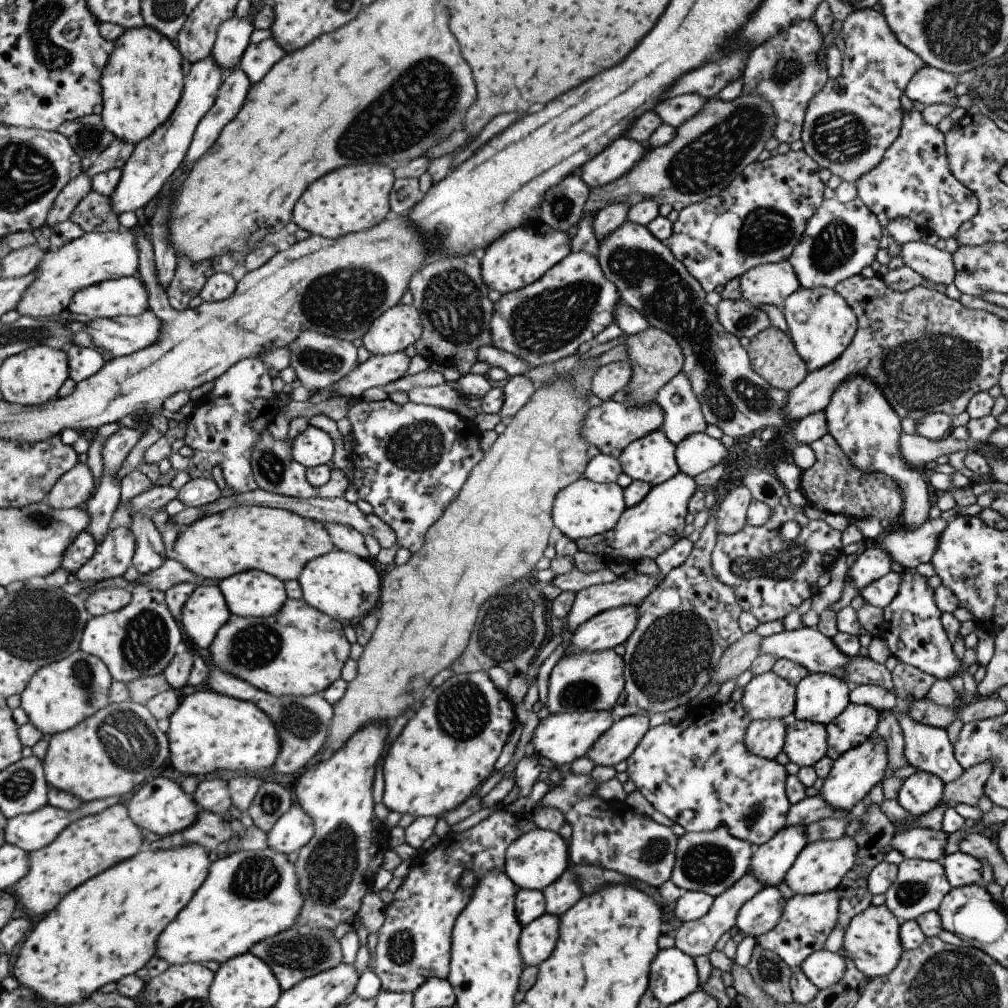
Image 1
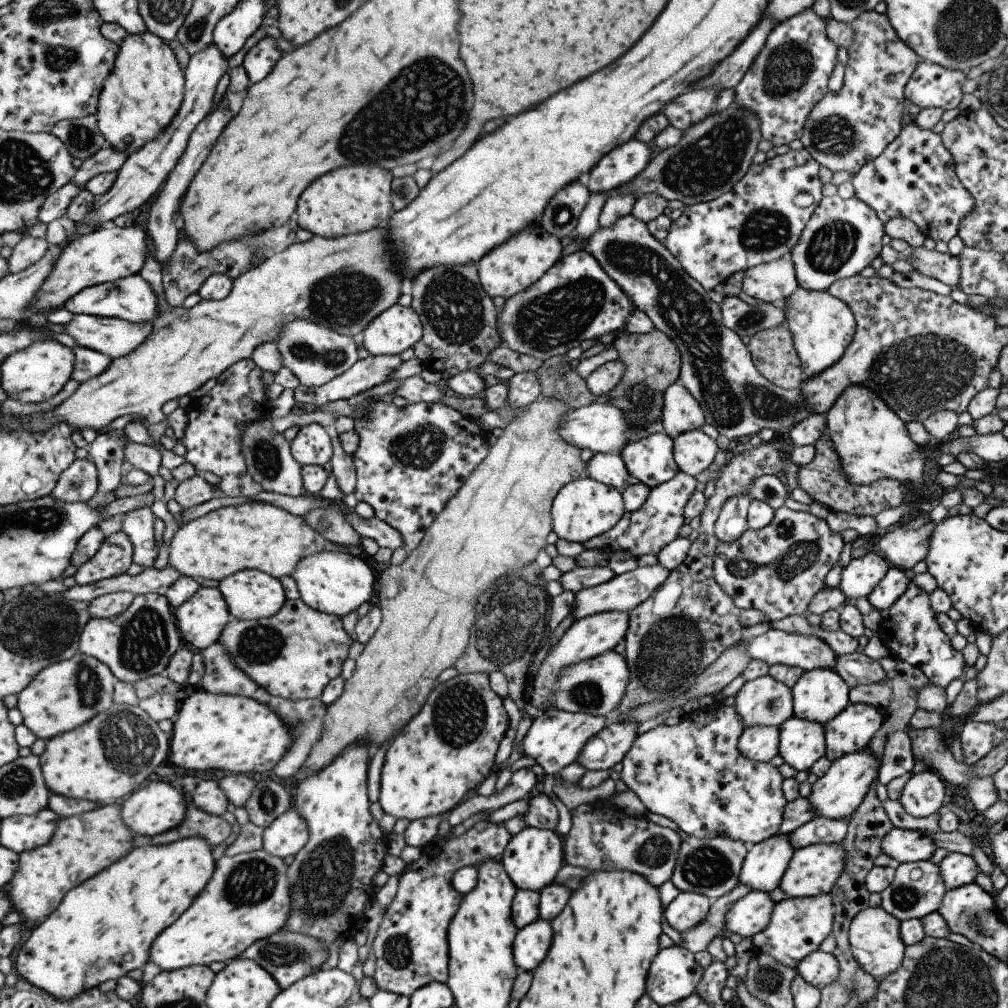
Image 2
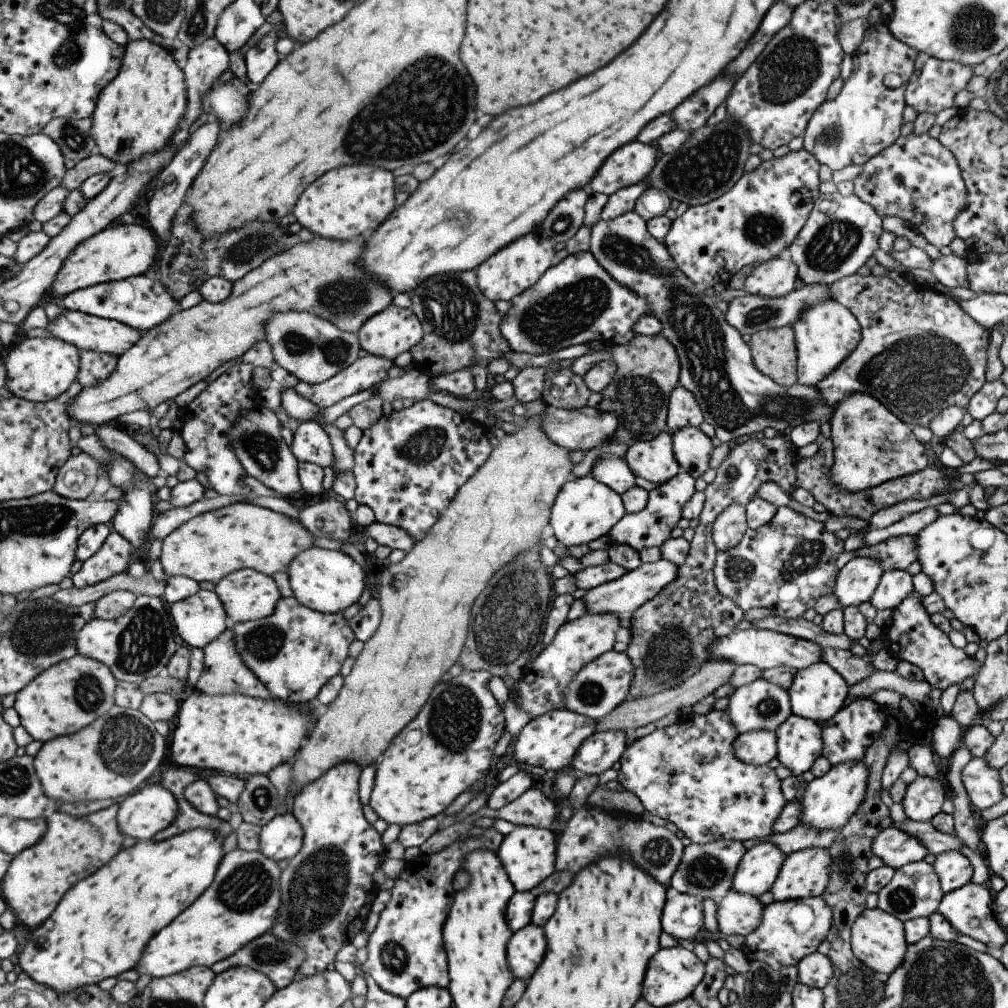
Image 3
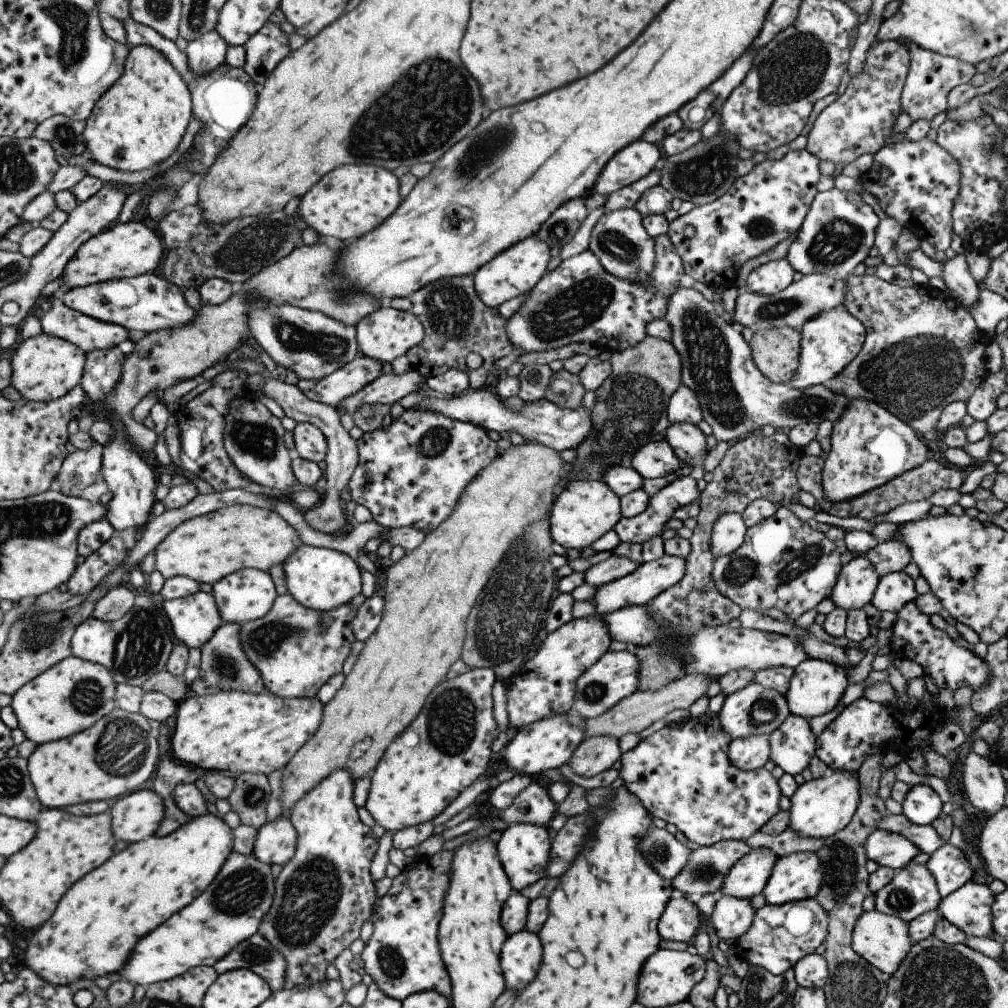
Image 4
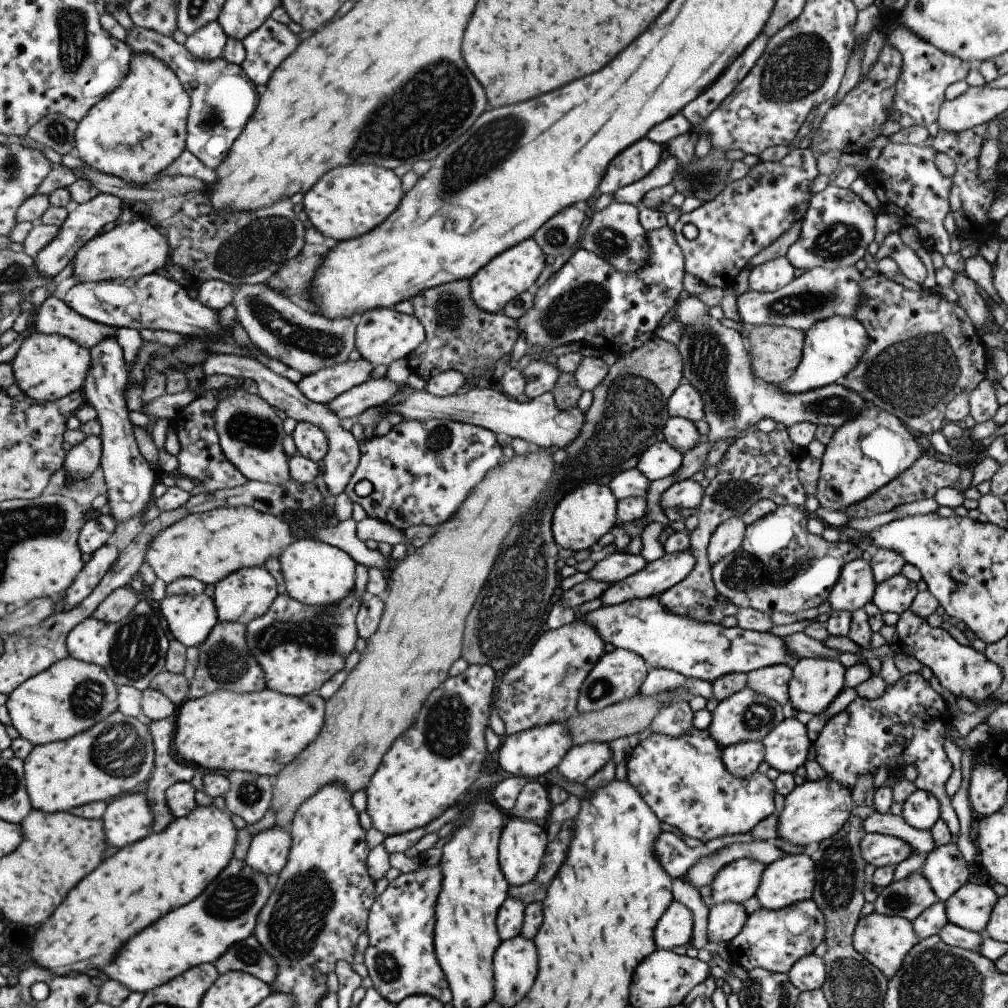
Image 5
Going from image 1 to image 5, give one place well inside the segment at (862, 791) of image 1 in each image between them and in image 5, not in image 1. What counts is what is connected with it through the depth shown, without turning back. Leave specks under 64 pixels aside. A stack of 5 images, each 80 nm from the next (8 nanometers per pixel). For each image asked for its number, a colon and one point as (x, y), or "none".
2: (836, 794)
3: (828, 801)
4: (820, 807)
5: (815, 810)

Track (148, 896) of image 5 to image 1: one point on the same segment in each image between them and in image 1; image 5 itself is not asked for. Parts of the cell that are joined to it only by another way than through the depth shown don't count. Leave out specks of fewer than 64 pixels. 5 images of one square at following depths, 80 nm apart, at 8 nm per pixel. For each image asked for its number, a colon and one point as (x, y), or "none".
1: (110, 928)
2: (104, 929)
3: (107, 920)
4: (97, 925)

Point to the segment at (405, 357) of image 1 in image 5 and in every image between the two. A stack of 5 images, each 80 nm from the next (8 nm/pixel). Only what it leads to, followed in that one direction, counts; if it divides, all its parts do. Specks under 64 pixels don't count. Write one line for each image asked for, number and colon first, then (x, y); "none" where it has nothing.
2: (374, 370)
3: (370, 371)
4: (351, 379)
5: (325, 386)

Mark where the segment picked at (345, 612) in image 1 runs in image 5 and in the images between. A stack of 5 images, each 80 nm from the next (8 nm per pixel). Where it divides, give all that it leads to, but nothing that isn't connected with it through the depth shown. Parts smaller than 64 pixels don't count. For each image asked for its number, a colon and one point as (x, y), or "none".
2: (333, 582)
3: (328, 580)
4: (324, 579)
5: (315, 573)

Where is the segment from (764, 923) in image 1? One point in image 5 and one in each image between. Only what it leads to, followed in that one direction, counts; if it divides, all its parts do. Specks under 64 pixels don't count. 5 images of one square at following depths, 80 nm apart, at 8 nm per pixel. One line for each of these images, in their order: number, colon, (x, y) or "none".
2: (749, 915)
3: (736, 913)
4: (731, 917)
5: (724, 920)

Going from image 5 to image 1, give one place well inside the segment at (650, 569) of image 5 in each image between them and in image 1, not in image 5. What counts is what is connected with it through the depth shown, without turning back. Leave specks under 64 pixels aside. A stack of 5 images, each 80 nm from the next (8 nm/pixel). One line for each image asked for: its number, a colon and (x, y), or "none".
1: (587, 602)
2: (623, 592)
3: (621, 596)
4: (638, 587)

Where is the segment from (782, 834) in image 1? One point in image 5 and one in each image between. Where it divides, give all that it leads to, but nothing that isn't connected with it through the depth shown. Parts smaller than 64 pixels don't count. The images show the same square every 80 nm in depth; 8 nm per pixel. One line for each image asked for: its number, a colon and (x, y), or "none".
2: (762, 867)
3: (755, 872)
4: (746, 877)
5: (737, 881)

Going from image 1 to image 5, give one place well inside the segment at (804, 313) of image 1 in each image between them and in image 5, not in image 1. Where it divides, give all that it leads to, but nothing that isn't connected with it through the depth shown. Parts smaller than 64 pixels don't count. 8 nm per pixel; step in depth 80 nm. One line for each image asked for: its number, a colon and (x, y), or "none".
2: (821, 326)
3: (825, 333)
4: (829, 340)
5: (832, 346)

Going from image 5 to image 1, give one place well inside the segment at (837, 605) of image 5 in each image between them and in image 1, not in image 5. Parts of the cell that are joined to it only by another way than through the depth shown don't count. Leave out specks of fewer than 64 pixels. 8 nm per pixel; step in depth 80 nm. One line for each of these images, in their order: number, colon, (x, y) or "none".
1: (873, 562)
2: (860, 575)
3: (854, 583)
4: (855, 583)

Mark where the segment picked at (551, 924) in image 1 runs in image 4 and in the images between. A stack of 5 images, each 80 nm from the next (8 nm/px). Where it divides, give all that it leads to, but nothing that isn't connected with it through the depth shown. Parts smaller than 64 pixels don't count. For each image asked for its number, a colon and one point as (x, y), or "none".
2: (530, 945)
3: (524, 951)
4: (520, 955)

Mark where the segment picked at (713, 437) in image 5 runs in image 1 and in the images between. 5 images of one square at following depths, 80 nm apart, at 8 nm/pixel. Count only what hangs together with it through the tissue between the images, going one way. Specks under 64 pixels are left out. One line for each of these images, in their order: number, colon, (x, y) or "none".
1: (648, 278)
2: (716, 368)
3: (716, 367)
4: (735, 398)

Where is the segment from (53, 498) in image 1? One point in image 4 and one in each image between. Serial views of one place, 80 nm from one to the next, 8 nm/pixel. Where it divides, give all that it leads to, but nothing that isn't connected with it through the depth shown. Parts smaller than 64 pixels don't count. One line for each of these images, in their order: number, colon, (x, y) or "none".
2: (79, 483)
3: (76, 480)
4: (81, 468)

